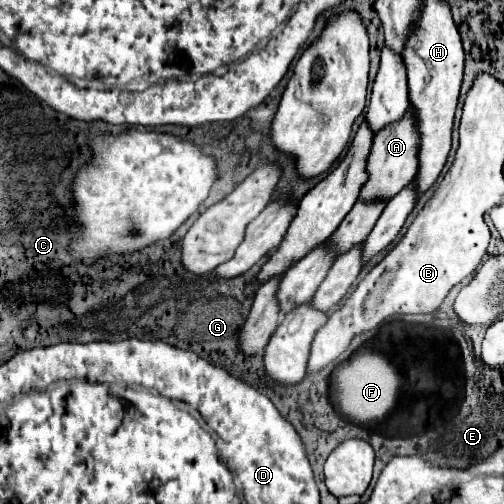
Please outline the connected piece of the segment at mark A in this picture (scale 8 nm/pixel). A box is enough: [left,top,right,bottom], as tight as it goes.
[360,104,420,200]

